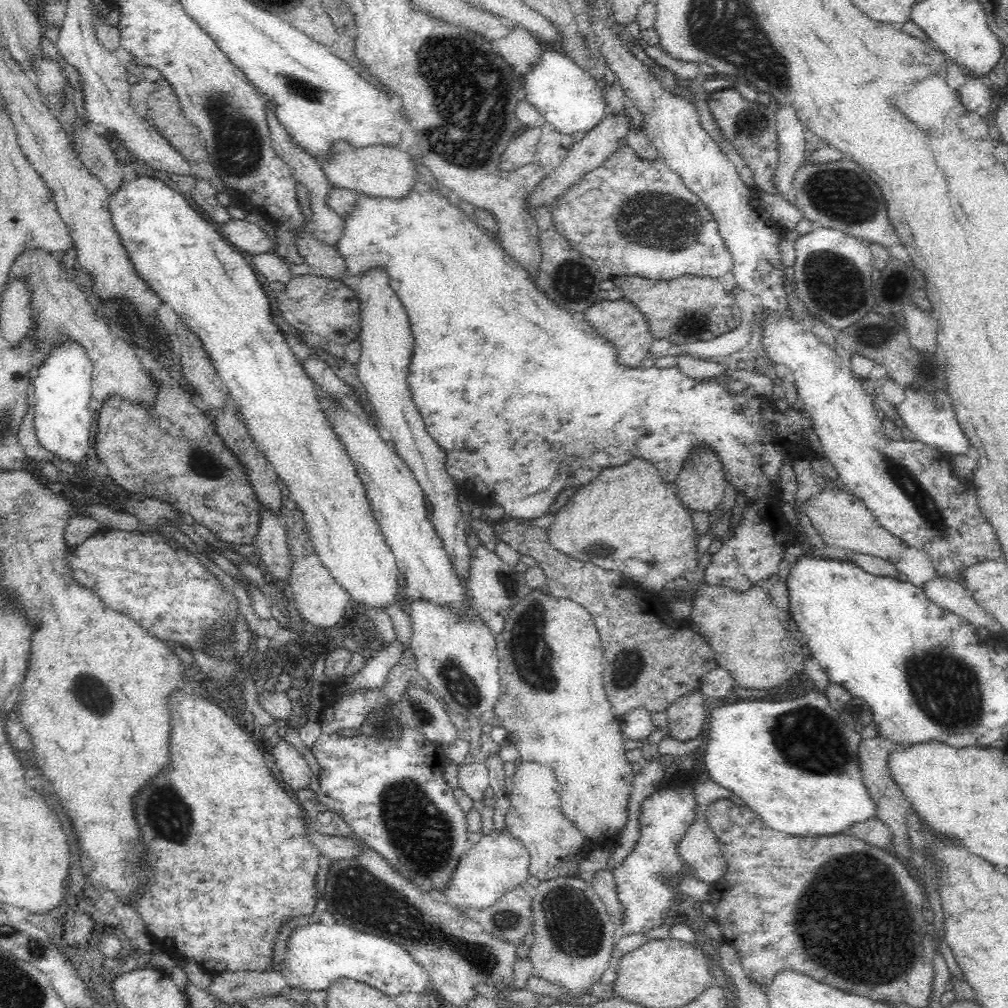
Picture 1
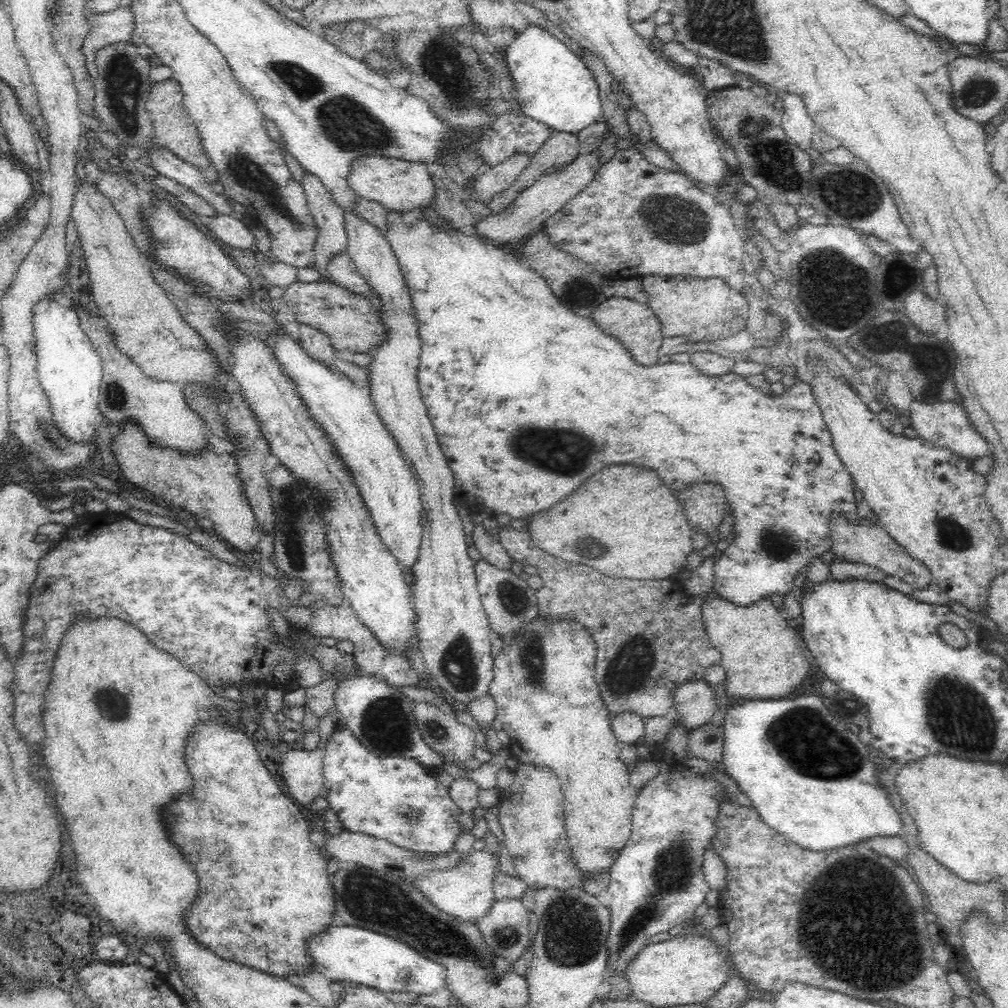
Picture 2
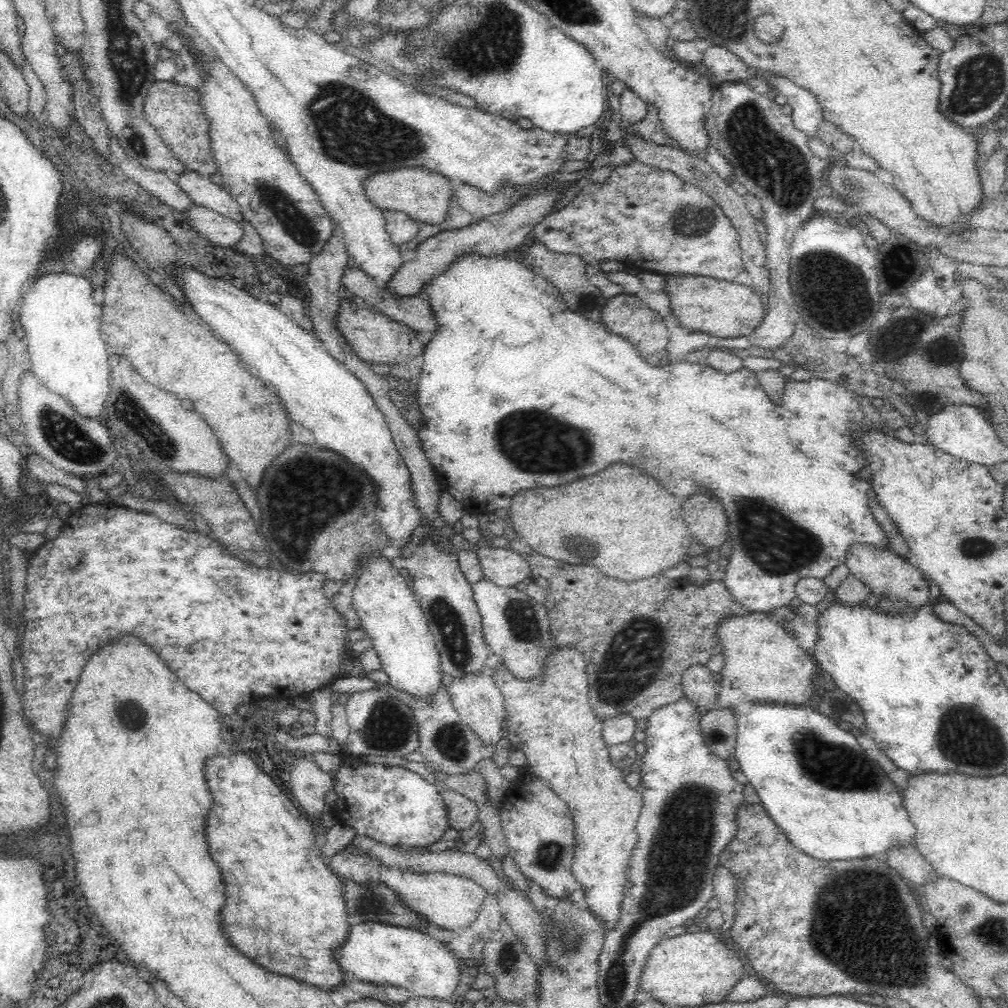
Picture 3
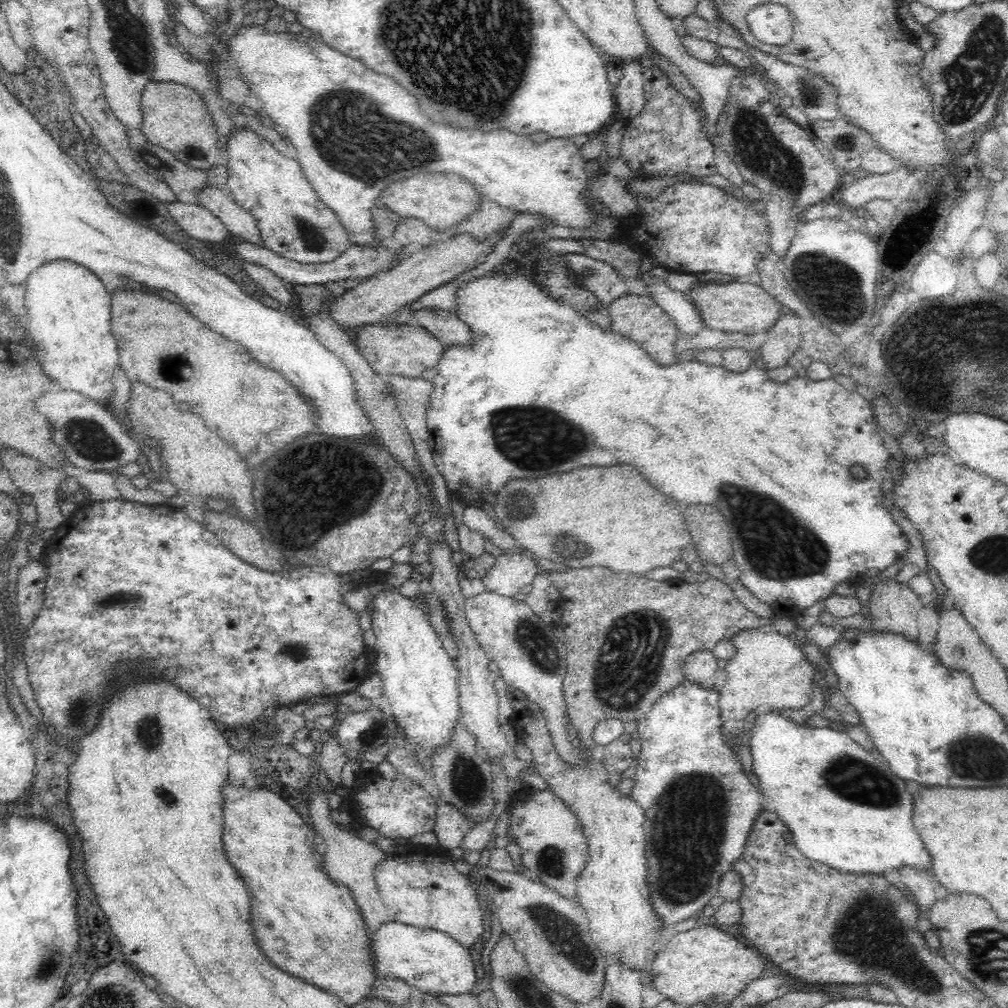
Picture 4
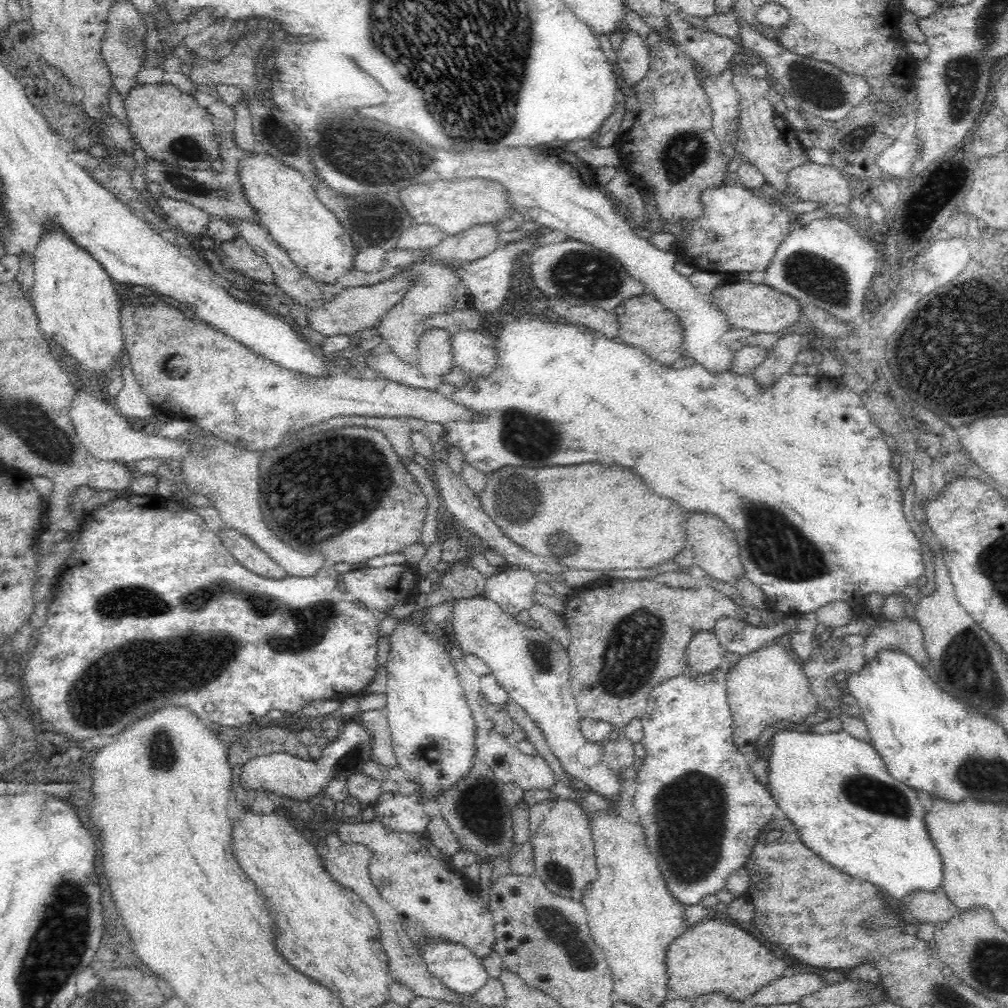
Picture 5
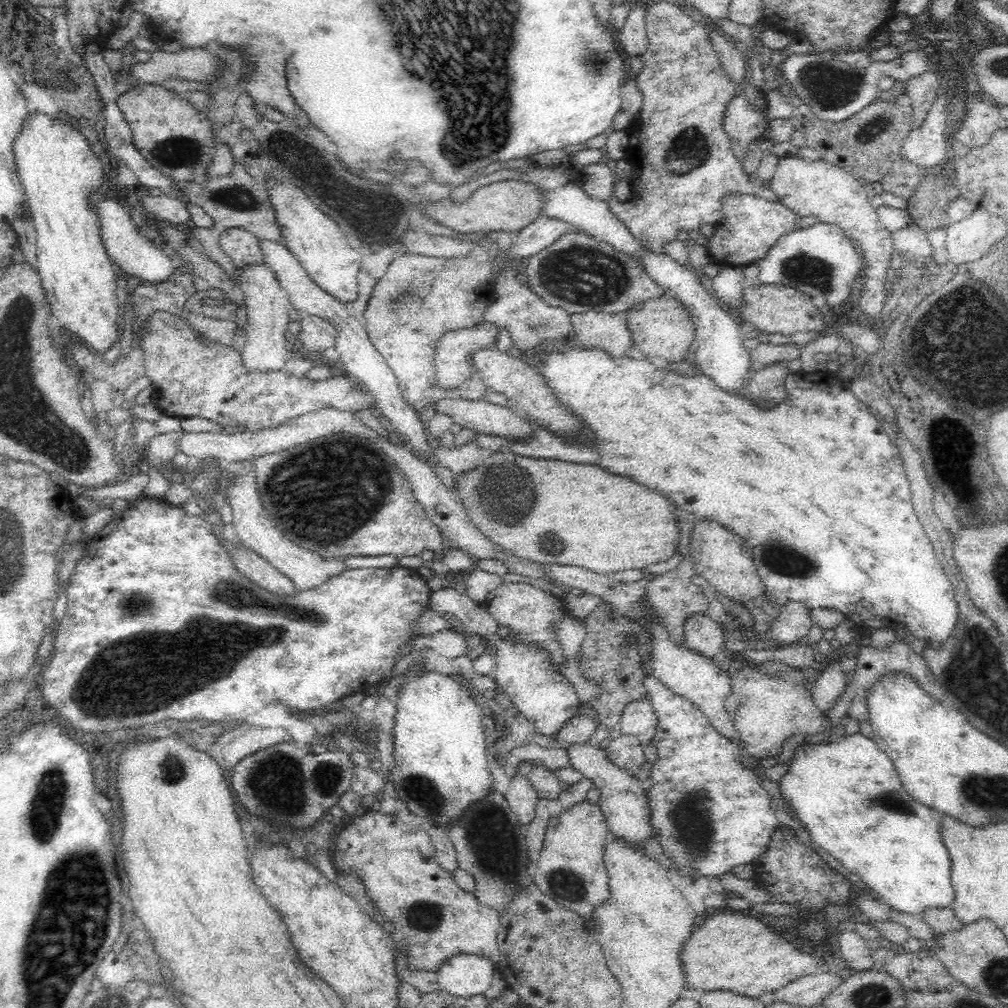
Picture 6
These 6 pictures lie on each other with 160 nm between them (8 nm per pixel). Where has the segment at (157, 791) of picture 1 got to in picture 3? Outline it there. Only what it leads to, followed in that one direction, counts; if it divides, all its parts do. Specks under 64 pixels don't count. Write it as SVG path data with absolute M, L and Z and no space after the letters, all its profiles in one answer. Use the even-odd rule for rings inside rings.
M236 751L230 756L216 755L207 758L205 762L206 783L213 796L213 805L210 814L208 814L208 848L210 848L210 858L218 864L224 882L228 886L226 890L226 906L221 910L221 925L229 941L250 960L253 960L258 966L274 972L281 976L286 976L302 983L316 986L324 991L332 991L337 987L344 986L345 973L339 966L335 952L346 942L351 928L348 922L349 913L346 914L345 889L343 880L328 868L326 858L322 857L321 849L316 845L316 835L308 820L302 818L302 814L296 810L296 806L280 792L280 788L274 784L271 778L268 778L264 772L260 772L260 767L254 762L255 758L246 752Z

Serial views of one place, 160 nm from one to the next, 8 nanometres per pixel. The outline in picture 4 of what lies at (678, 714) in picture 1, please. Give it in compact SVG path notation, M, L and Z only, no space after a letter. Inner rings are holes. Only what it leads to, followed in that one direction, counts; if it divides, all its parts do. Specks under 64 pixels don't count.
M694 650L684 660L685 678L702 688L713 688L716 684L718 659L711 650Z

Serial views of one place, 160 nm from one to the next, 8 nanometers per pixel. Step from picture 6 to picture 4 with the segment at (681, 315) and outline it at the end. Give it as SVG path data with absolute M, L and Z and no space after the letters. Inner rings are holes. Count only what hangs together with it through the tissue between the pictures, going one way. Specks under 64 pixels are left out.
M630 293L621 296L607 308L611 318L610 331L620 333L642 347L648 356L662 366L674 364L677 354L674 353L676 332L675 322L668 313L664 312L649 295L635 295Z

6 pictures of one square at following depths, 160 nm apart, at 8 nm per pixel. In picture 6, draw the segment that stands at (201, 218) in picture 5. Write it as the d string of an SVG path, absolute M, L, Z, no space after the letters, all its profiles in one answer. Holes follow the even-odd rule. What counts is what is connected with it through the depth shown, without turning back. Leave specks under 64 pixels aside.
M166 194L159 196L146 195L139 198L150 217L156 220L168 220L172 224L185 228L189 225L190 213L182 201Z

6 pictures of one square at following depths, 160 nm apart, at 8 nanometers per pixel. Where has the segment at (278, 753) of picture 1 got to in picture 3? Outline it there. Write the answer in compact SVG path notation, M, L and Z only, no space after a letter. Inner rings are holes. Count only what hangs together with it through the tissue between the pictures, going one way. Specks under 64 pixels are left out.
M310 759L291 762L292 794L300 806L314 818L321 818L324 797L333 790L333 778L322 772Z

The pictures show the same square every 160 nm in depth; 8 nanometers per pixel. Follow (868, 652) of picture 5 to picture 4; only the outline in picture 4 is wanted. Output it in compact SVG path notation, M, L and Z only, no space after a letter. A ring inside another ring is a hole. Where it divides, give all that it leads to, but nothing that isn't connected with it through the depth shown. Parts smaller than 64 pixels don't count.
M876 581L869 603L873 634L893 632L919 644L917 620L923 604L908 584Z

